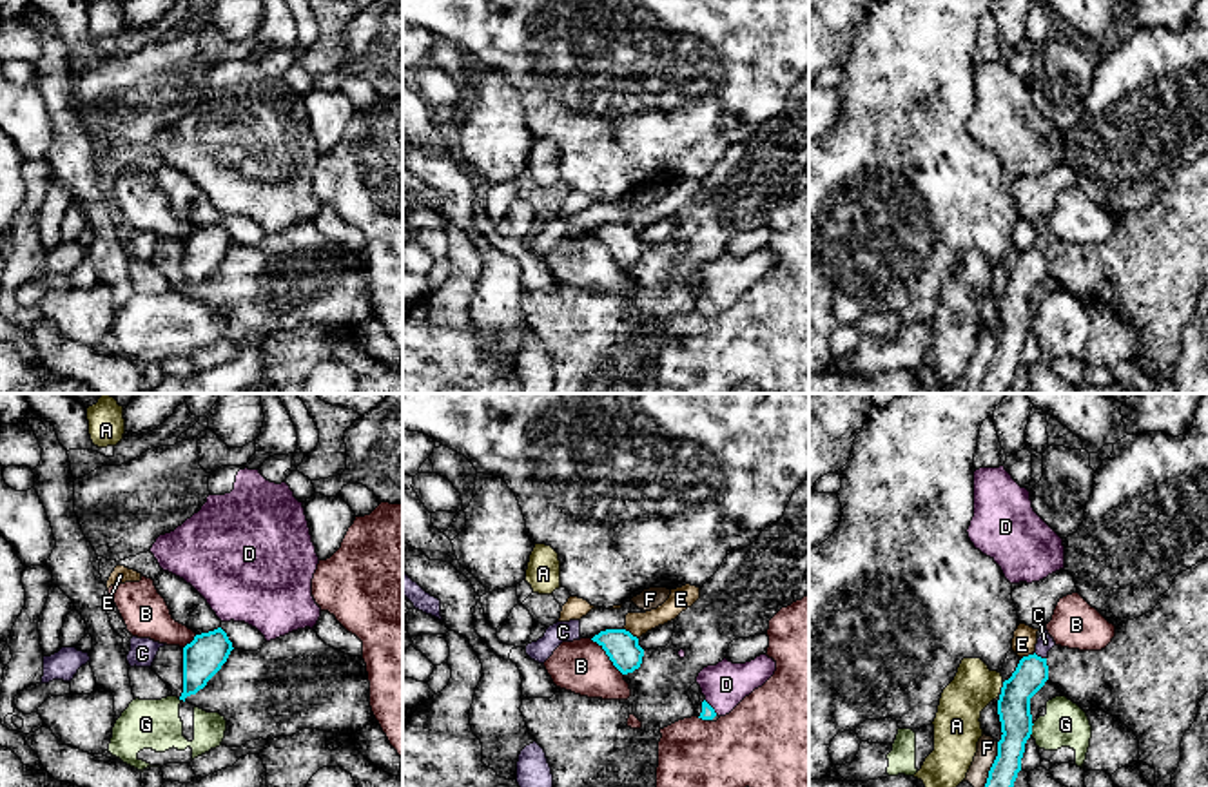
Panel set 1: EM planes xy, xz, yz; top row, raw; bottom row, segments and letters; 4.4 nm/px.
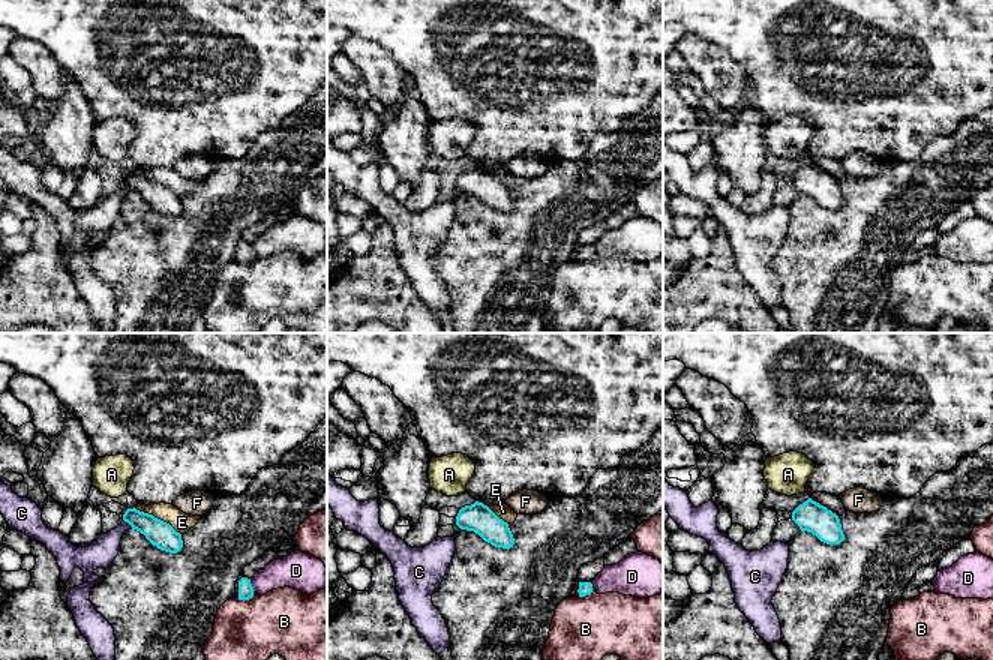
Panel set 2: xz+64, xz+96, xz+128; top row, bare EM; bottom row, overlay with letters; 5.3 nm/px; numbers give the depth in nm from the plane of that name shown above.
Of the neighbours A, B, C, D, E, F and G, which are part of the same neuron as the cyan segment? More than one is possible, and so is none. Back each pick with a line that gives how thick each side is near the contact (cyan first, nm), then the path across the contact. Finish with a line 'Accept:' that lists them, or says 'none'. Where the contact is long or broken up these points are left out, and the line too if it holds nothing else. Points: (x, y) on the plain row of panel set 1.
Accept: none

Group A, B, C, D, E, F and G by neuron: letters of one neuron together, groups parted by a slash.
A / B / C / D / E / F / G

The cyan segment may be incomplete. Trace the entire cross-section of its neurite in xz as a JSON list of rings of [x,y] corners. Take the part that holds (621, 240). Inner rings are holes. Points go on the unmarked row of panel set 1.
[[[606,223],[595,228],[591,234],[606,245],[613,259],[622,268],[633,267],[640,261],[644,243],[638,239],[638,232],[633,230],[629,225]]]

